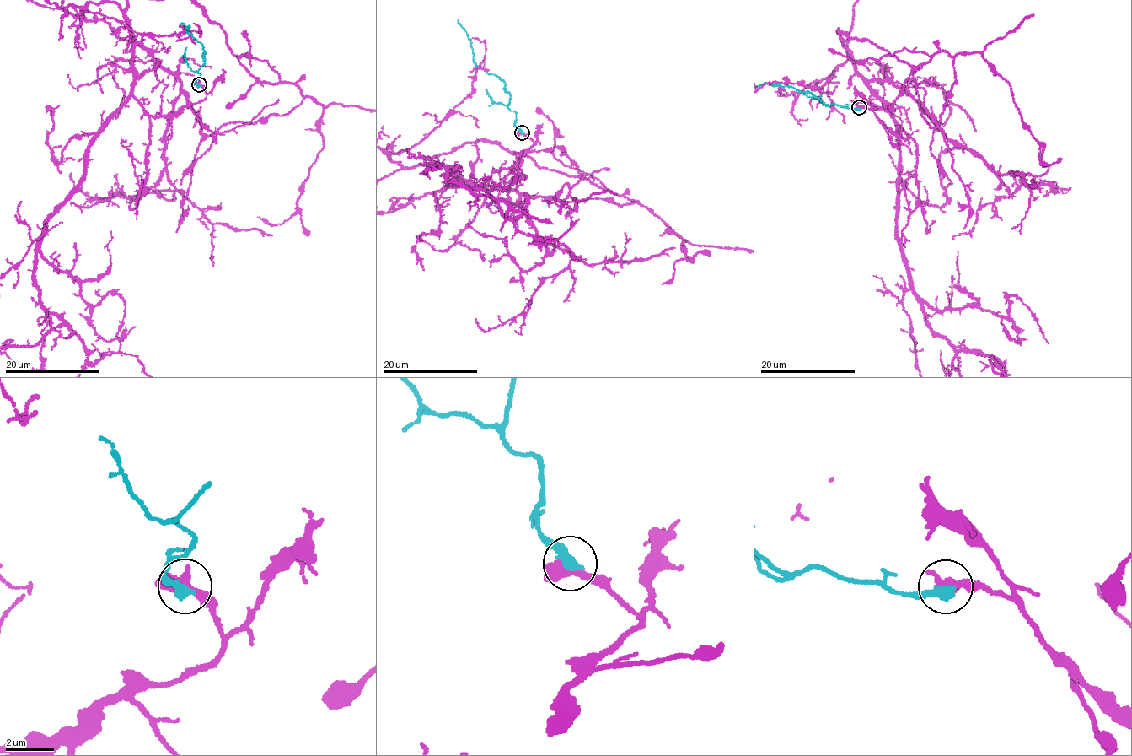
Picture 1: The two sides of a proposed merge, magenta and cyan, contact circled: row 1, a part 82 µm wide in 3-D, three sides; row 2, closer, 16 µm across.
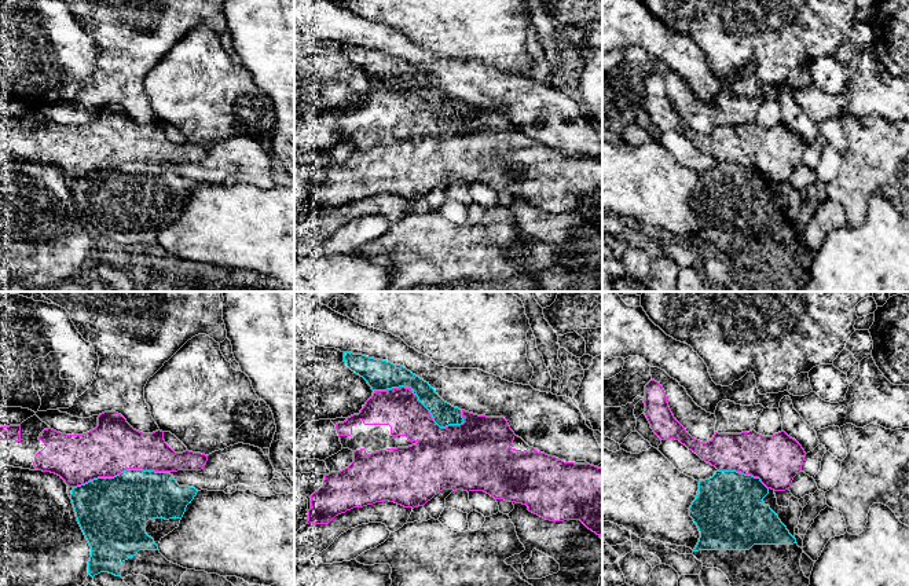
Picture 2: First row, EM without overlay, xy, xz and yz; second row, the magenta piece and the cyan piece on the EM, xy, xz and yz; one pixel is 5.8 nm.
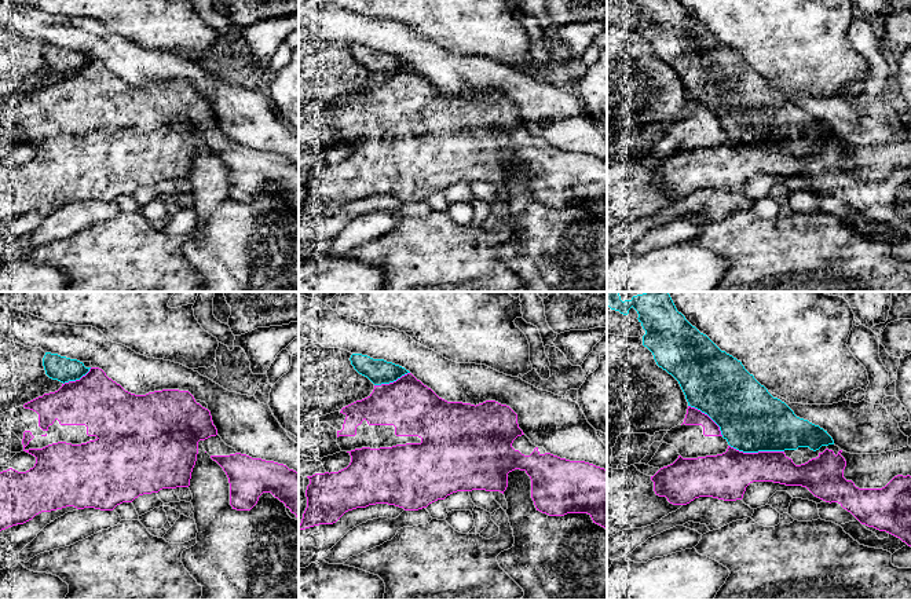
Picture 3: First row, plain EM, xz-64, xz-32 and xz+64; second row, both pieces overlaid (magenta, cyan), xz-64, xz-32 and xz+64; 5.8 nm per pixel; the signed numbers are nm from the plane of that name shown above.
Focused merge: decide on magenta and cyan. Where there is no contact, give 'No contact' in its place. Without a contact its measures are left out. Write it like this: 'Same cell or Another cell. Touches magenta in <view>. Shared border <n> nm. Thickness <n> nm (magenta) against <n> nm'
Another cell. Touches magenta in xz. Shared border 550 nm. Thickness 240 nm (magenta) against 160 nm

